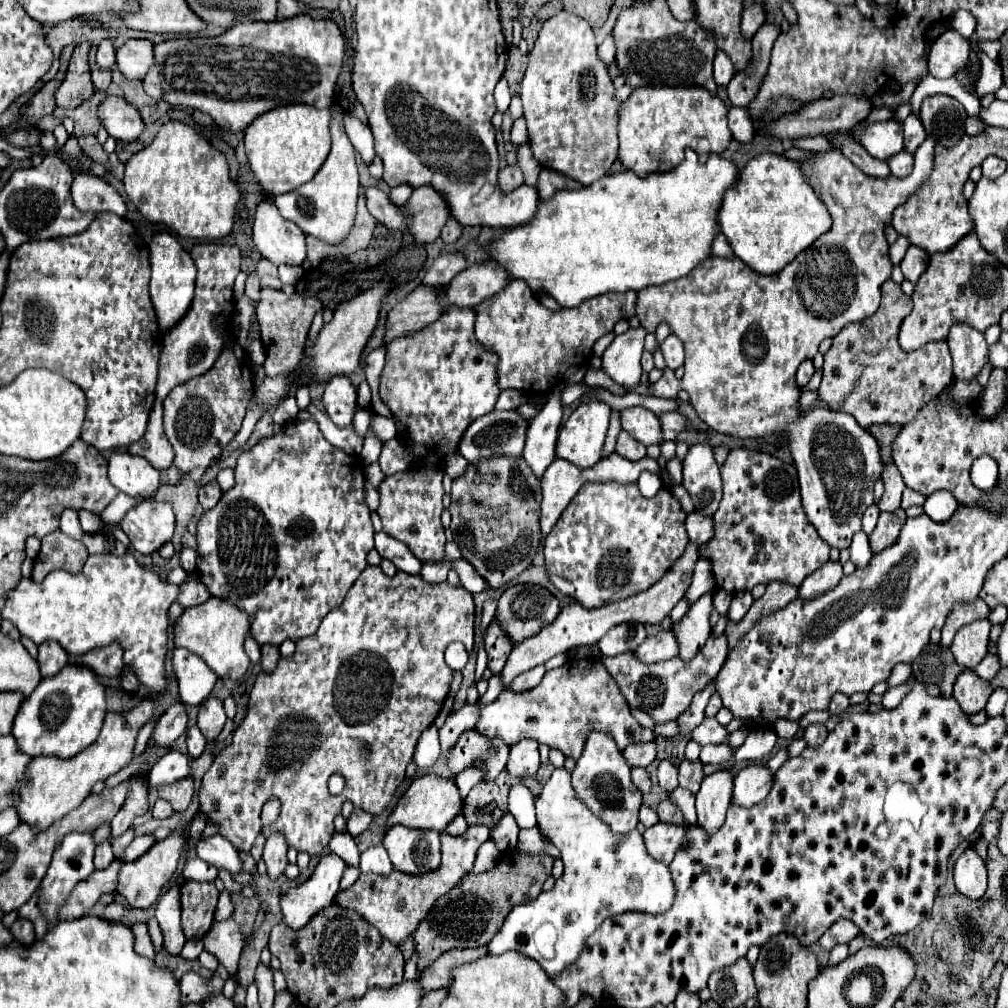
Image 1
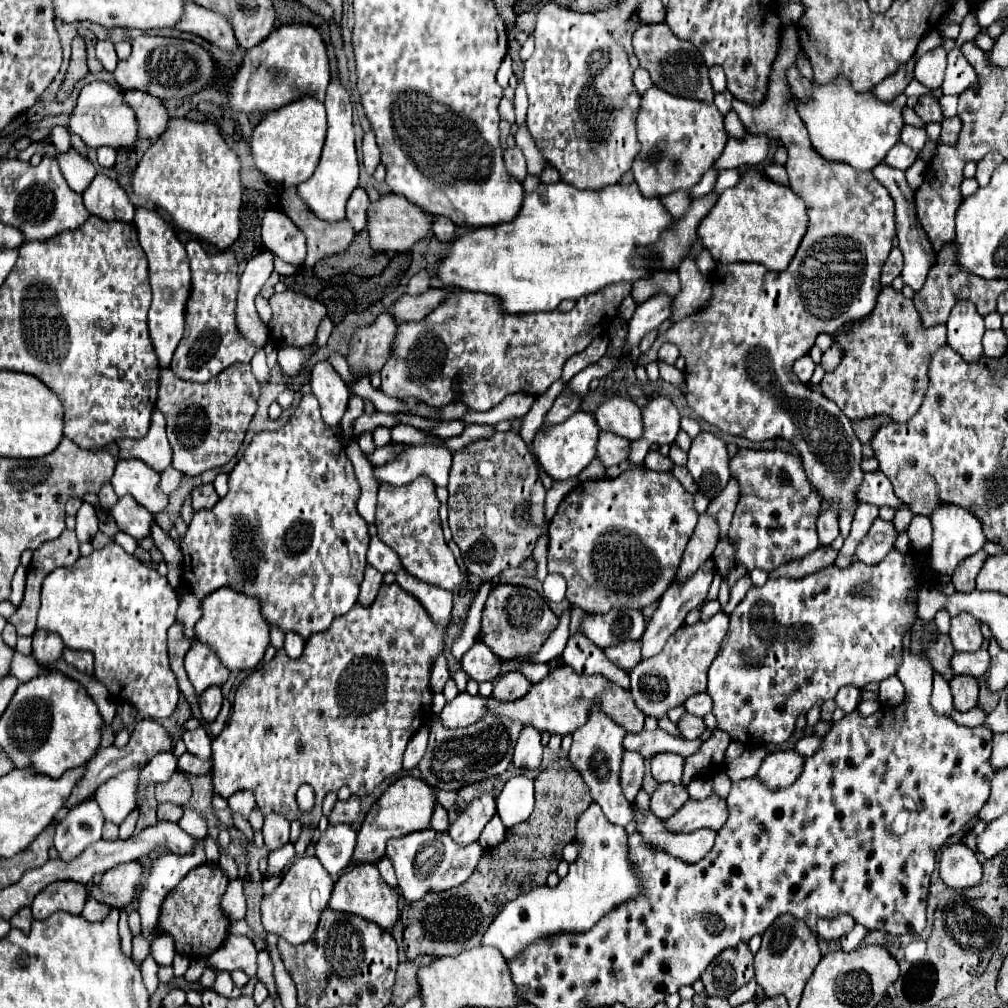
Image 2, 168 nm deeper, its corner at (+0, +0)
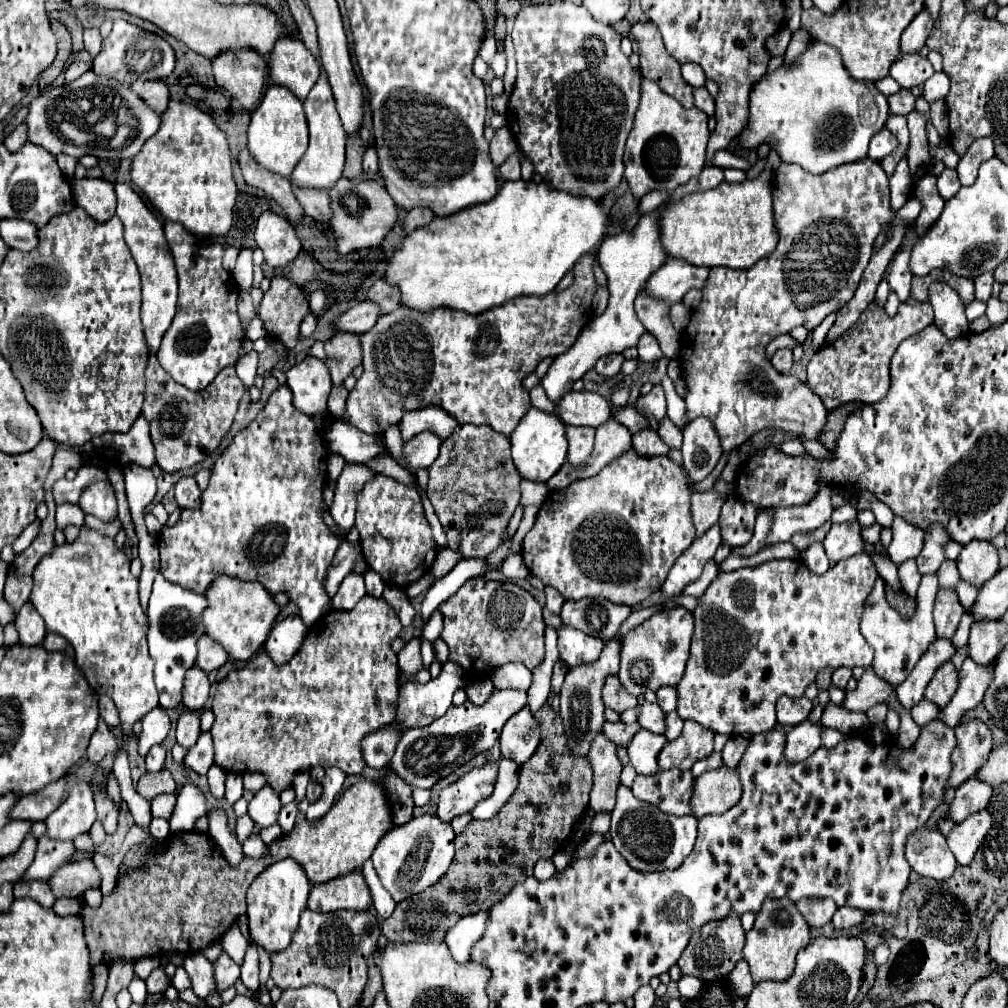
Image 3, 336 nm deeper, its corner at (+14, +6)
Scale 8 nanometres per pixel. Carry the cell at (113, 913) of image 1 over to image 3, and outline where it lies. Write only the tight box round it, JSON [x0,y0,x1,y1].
[53,898,83,916]

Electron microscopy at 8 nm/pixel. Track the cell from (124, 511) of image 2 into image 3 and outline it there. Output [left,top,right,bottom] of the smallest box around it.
[79,480,117,522]

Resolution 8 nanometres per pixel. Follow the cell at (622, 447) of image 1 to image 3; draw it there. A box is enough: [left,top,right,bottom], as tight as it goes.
[567,426,595,468]

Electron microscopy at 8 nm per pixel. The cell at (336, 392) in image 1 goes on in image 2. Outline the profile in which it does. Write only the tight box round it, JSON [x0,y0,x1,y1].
[309,362,349,426]

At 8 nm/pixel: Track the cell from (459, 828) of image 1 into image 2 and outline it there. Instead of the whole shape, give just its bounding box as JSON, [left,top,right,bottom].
[431,804,449,830]

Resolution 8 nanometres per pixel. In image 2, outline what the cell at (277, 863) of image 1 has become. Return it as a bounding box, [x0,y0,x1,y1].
[263,814,289,850]

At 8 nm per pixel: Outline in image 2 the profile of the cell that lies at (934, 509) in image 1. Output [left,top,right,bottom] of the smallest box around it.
[927,504,985,576]

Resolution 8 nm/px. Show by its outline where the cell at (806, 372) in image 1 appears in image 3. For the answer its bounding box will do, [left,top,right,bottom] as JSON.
[771,348,793,374]

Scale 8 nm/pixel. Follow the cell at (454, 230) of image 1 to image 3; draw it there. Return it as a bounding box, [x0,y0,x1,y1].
[403,208,435,232]

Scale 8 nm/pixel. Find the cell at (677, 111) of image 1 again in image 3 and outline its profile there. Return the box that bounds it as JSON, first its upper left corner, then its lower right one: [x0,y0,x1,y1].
[623,80,709,198]

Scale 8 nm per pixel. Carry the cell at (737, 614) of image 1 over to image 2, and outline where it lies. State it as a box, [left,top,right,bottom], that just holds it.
[631,612,729,718]

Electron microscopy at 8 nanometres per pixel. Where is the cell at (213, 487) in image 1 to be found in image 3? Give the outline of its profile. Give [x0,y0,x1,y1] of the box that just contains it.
[175,476,201,508]

